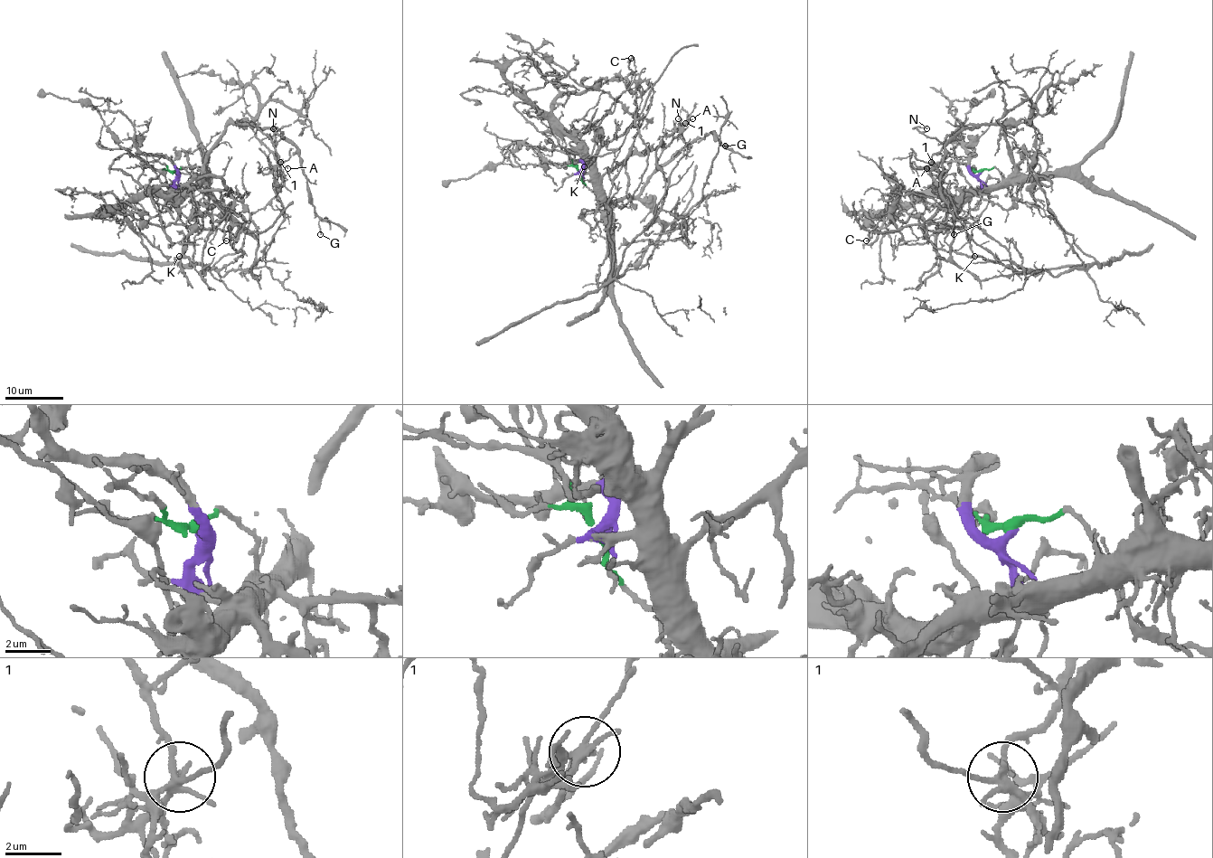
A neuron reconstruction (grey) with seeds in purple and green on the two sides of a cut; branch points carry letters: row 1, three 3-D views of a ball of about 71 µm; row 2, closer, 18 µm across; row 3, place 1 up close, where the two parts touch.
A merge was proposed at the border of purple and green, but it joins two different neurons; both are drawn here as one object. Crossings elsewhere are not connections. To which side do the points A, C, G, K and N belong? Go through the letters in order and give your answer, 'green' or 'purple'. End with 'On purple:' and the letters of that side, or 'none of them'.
A: purple
C: purple
G: purple
K: purple
N: purple
On purple: A, C, G, K, N

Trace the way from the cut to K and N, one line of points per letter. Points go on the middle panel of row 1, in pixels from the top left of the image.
K: (582, 172), (590, 177), (583, 180), (583, 173), (593, 158), (583, 167)
N: (582, 172), (590, 175), (609, 206), (621, 198), (634, 198), (659, 155), (688, 125), (681, 110), (678, 119)

